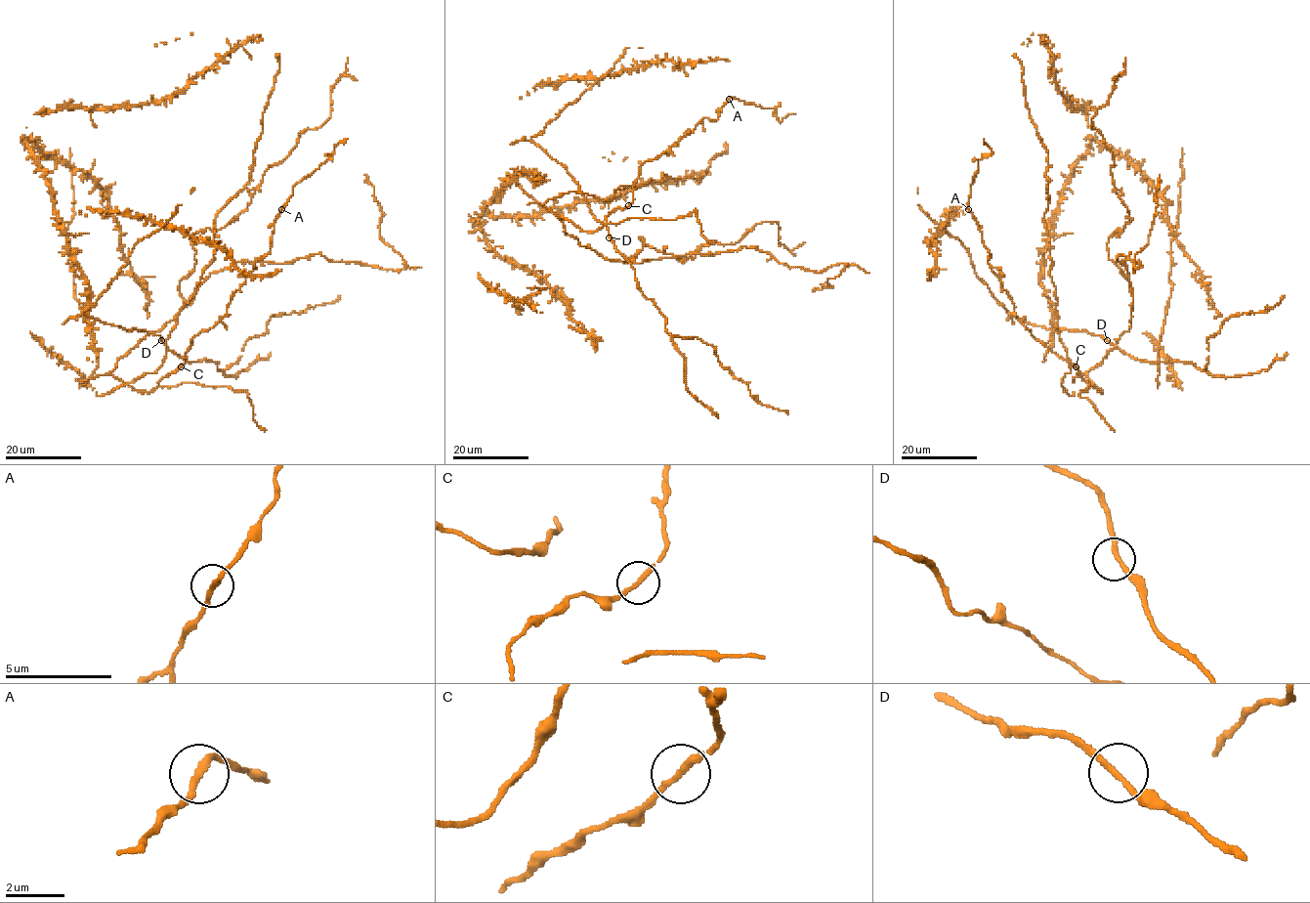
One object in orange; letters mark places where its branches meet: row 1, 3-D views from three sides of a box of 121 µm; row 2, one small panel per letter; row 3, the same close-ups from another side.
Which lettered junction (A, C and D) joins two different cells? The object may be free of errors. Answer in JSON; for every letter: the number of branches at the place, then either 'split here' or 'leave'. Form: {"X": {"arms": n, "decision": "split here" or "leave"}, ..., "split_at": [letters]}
{"A": {"arms": 2, "decision": "leave"}, "C": {"arms": 2, "decision": "leave"}, "D": {"arms": 2, "decision": "leave"}, "split_at": []}

